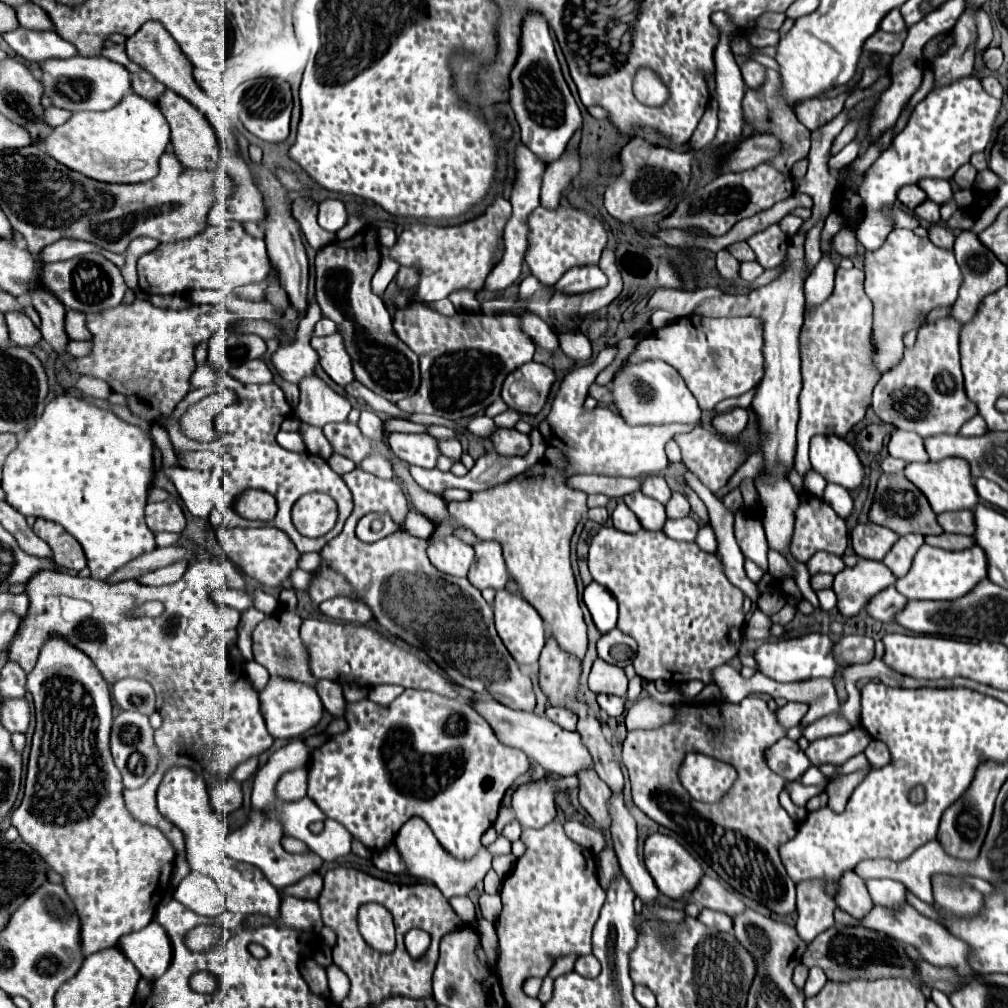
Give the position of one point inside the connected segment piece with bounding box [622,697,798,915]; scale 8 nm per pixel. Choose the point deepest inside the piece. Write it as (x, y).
(739, 837)

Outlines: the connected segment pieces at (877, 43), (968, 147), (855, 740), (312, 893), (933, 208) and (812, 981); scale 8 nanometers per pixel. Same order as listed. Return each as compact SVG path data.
M878 29L864 43L864 49L868 53L874 53L874 55L898 55L904 41L906 41L906 31L902 31L902 33L884 33L884 31Z
M964 77L956 85L944 85L944 89L932 89L912 111L906 129L892 141L892 145L872 163L864 181L858 187L858 195L864 201L864 221L856 229L856 239L864 249L878 249L888 233L894 229L892 219L884 213L886 207L896 203L896 191L904 185L918 183L924 177L952 179L956 169L970 161L978 151L984 151L994 143L994 119L1000 109L1000 99L990 97L976 77Z
M854 727L844 735L812 741L804 753L812 765L822 765L822 763L842 765L846 763L846 759L854 757L856 753L862 753L870 743L870 739L872 737L866 733L866 729Z
M314 873L314 875L300 879L290 889L284 889L282 893L292 895L292 897L300 897L300 899L318 899L320 891L322 891L322 877L318 873Z
M926 199L926 201L922 201L916 209L914 209L914 213L916 213L916 217L918 219L922 219L924 223L940 223L940 207L932 201L932 199Z
M812 967L812 969L810 969L810 975L808 975L808 979L806 979L804 995L806 995L806 997L816 995L816 993L822 989L822 985L824 985L826 981L828 981L828 979L826 979L824 971L822 971L820 967Z

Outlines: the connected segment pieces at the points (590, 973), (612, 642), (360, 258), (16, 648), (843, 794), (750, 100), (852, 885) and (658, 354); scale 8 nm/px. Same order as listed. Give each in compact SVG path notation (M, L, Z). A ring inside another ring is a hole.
M584 955L584 957L578 957L574 971L580 973L582 977L596 977L600 973L600 963L594 955Z
M612 629L600 637L600 641L596 643L596 651L602 661L624 667L636 655L636 641L624 635L620 629Z
M376 225L364 227L346 241L332 241L316 255L316 301L322 315L332 319L342 335L356 381L392 403L410 397L416 391L420 369L416 353L396 337L382 299L370 291L370 279L380 265L380 259Z
M216 559L192 561L192 565L188 565L180 581L172 585L164 585L164 587L148 587L136 581L104 583L92 577L82 579L68 573L40 571L26 583L30 609L10 649L10 659L20 663L20 667L26 673L30 673L36 665L36 657L40 655L40 645L44 645L48 637L58 635L58 637L64 637L64 641L68 641L70 645L76 645L76 649L80 649L84 655L88 655L98 667L98 671L102 673L106 683L114 683L124 677L138 677L138 679L148 681L154 687L156 711L162 717L162 725L154 733L156 747L160 749L160 769L156 769L156 773L142 787L128 789L128 791L124 789L124 801L126 801L128 811L138 821L162 829L166 837L172 841L172 845L176 847L176 853L184 851L184 843L186 843L184 833L176 825L172 825L166 817L162 817L156 807L156 789L164 773L172 767L186 767L186 769L192 769L198 777L202 777L206 785L212 785L214 781L230 779L232 771L240 763L248 761L252 755L260 755L274 743L274 737L268 733L264 717L260 713L258 693L254 691L254 687L250 685L244 673L244 660L237 648L237 642L233 646L229 642L228 629L234 627L236 623L234 613L238 611L220 607L210 599L210 593L220 587L224 587L224 575ZM150 599L162 601L166 605L162 615L152 617L152 619L128 617L130 607L142 605Z
M860 769L860 771L854 771L850 775L844 775L836 781L832 781L826 789L830 801L828 801L828 807L834 811L834 813L842 813L846 807L846 801L848 797L852 795L852 789L856 789L856 785L860 785L858 781L864 779L864 775L868 775L870 769Z
M768 69L766 83L757 90L749 89L745 93L742 108L744 121L748 121L748 125L752 125L752 133L756 133L756 135L774 133L774 137L780 137L780 141L784 141L784 155L780 153L780 157L776 157L776 161L766 161L766 163L772 165L774 169L780 169L782 173L790 173L792 165L808 155L810 131L796 119L792 109L784 109L784 105L780 105L780 97L776 97L778 91L780 91L780 75L776 71Z
M854 871L844 873L844 877L840 877L840 893L836 893L834 901L840 909L844 909L856 919L864 917L874 907L868 889L864 885L864 879L860 879Z
M698 315L682 317L658 331L652 331L638 343L636 353L626 361L640 363L646 359L662 359L672 365L686 381L702 411L712 411L716 403L754 389L764 375L762 355L762 323L754 317L706 319Z

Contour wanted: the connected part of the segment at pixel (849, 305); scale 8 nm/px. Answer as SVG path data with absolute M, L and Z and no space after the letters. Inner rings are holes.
M838 269L836 285L828 301L808 309L806 321L800 331L800 359L802 359L802 391L800 391L800 421L798 421L798 451L794 465L804 477L810 469L808 443L814 435L840 435L844 437L866 413L866 403L872 397L872 389L878 383L878 371L872 365L872 303L864 295L864 271Z

